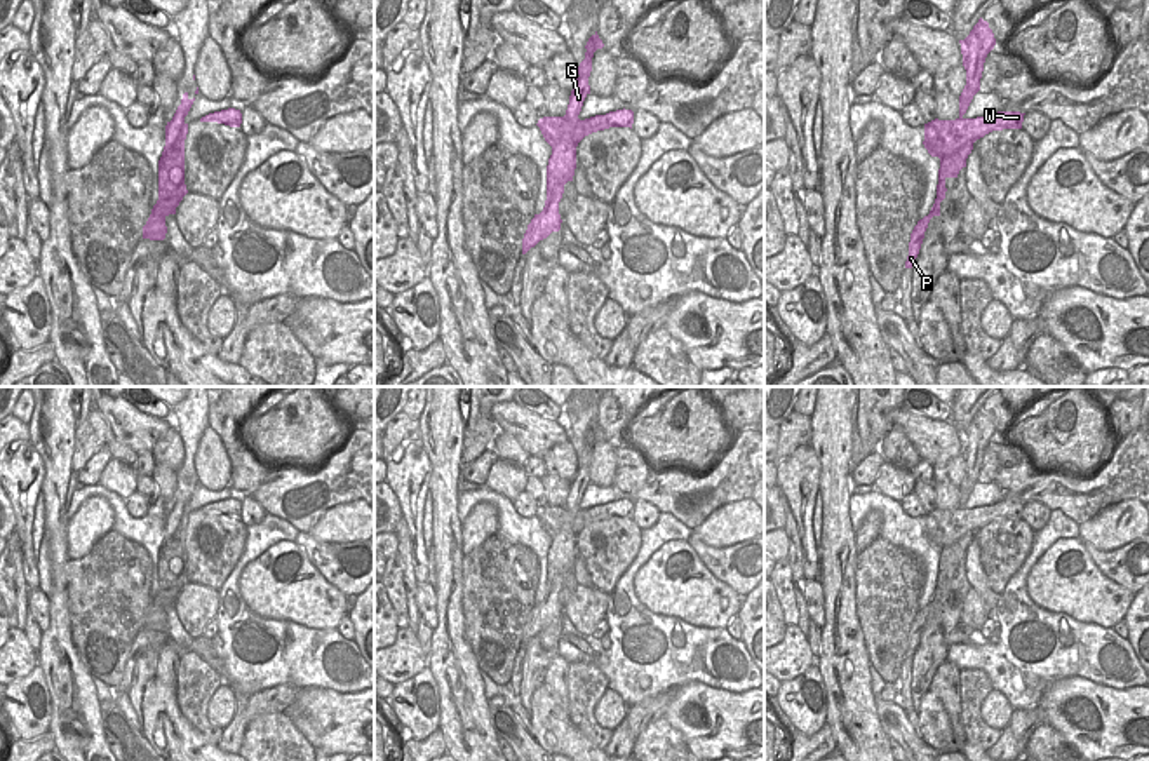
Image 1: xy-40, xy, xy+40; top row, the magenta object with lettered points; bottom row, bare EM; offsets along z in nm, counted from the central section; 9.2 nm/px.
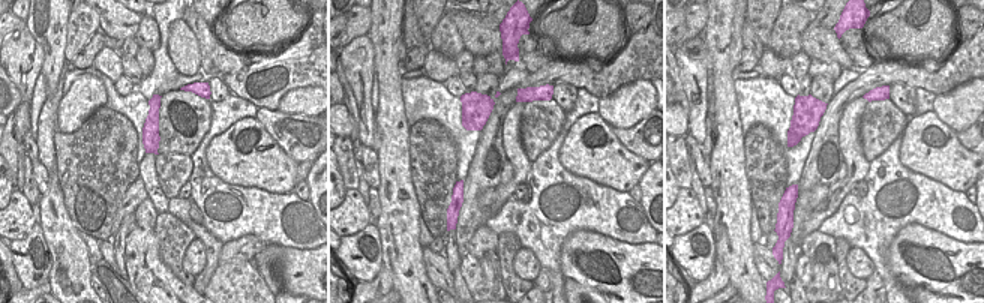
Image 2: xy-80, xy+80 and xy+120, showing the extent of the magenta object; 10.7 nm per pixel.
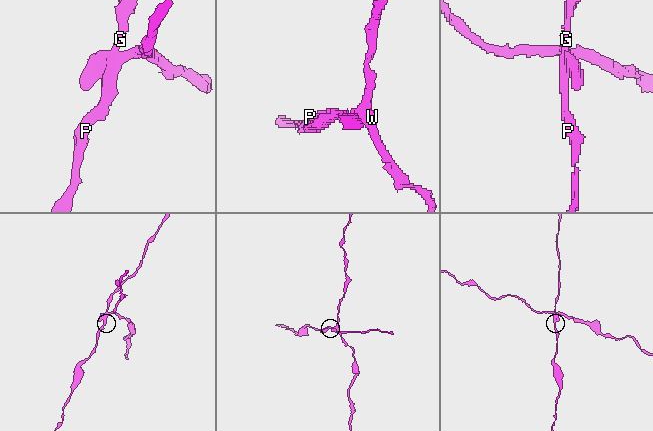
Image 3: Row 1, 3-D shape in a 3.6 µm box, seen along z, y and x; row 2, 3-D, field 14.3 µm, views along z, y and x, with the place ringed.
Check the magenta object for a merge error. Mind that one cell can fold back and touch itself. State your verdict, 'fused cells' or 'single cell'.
fused cells

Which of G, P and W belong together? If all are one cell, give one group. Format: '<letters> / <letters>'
G P / W

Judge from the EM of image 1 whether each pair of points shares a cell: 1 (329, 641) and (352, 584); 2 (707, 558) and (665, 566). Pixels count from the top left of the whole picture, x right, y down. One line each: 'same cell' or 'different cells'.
1: different cells
2: different cells

